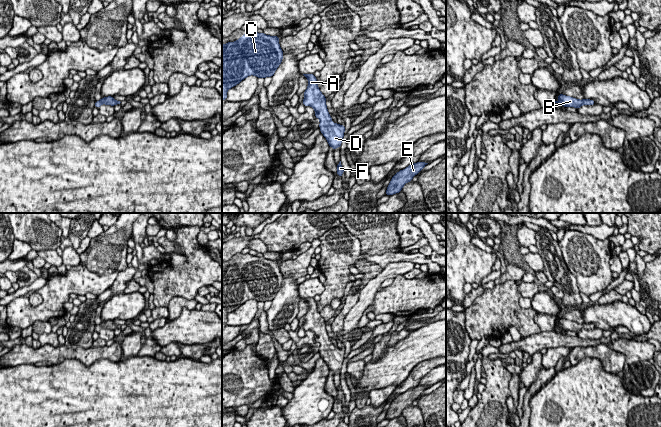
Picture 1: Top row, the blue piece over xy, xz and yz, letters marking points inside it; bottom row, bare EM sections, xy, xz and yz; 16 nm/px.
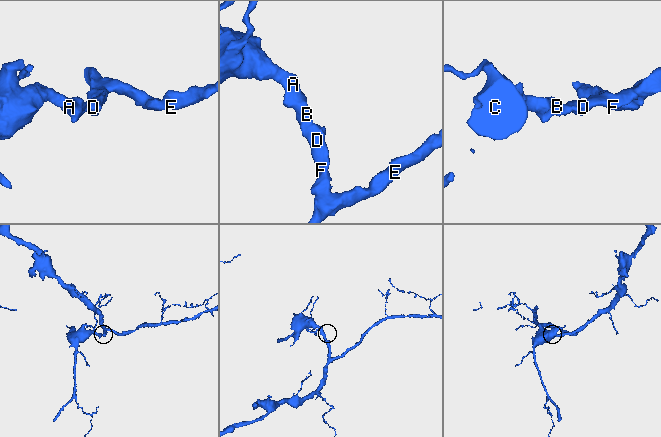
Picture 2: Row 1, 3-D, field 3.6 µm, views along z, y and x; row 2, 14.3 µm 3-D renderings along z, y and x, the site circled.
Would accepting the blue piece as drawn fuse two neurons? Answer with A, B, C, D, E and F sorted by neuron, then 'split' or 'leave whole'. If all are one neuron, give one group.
groups A B C D E F; leave whole

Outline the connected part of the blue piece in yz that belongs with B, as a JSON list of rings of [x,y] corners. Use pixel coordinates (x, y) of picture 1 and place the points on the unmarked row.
[[[558,318],[558,325],[555,325],[555,327],[558,327],[564,331],[575,331],[576,333],[580,332],[582,329],[594,329],[595,325],[590,323],[583,323],[579,324],[570,320],[566,320],[563,318]]]

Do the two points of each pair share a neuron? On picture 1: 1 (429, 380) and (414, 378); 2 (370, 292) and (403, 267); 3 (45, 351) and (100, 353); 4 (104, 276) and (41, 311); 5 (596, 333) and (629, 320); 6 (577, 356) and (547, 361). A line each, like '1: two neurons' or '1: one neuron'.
1: two neurons
2: one neuron
3: one neuron
4: one neuron
5: two neurons
6: two neurons

